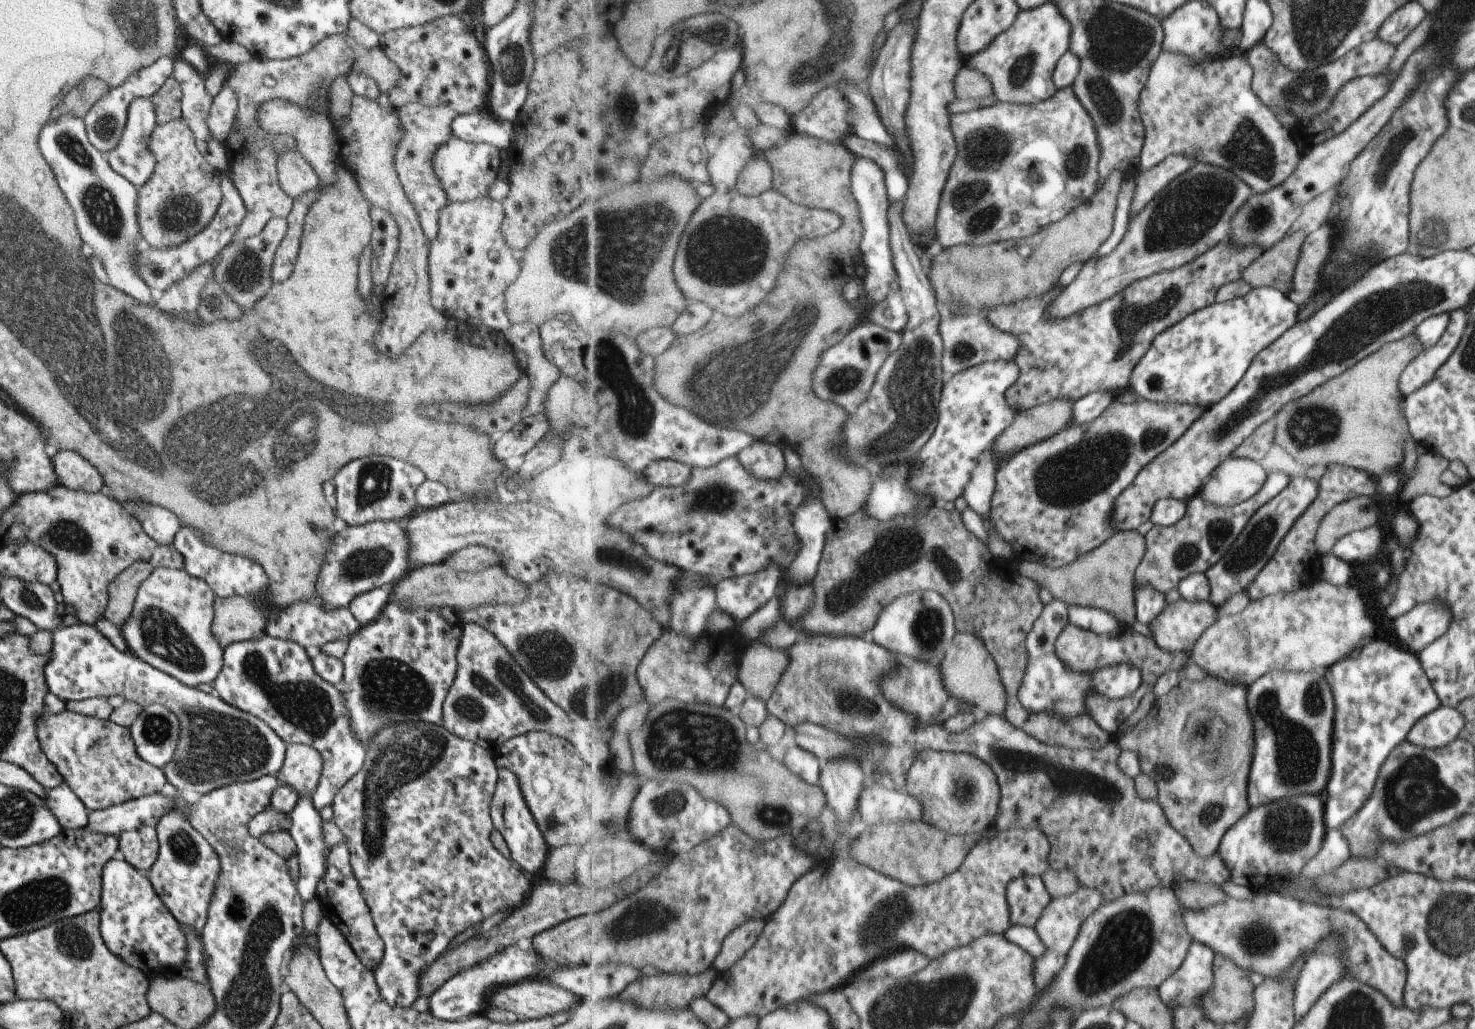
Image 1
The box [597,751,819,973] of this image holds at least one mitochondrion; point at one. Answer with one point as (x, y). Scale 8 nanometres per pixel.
(664, 808)

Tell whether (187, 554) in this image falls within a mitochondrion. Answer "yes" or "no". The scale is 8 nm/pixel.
no

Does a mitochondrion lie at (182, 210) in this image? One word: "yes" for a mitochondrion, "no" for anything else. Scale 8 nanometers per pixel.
yes

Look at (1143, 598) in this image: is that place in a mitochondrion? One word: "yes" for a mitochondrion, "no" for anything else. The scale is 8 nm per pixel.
no

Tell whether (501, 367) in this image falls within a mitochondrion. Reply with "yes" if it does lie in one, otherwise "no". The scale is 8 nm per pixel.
no

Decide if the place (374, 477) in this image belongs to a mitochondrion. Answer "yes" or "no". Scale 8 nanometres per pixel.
yes

